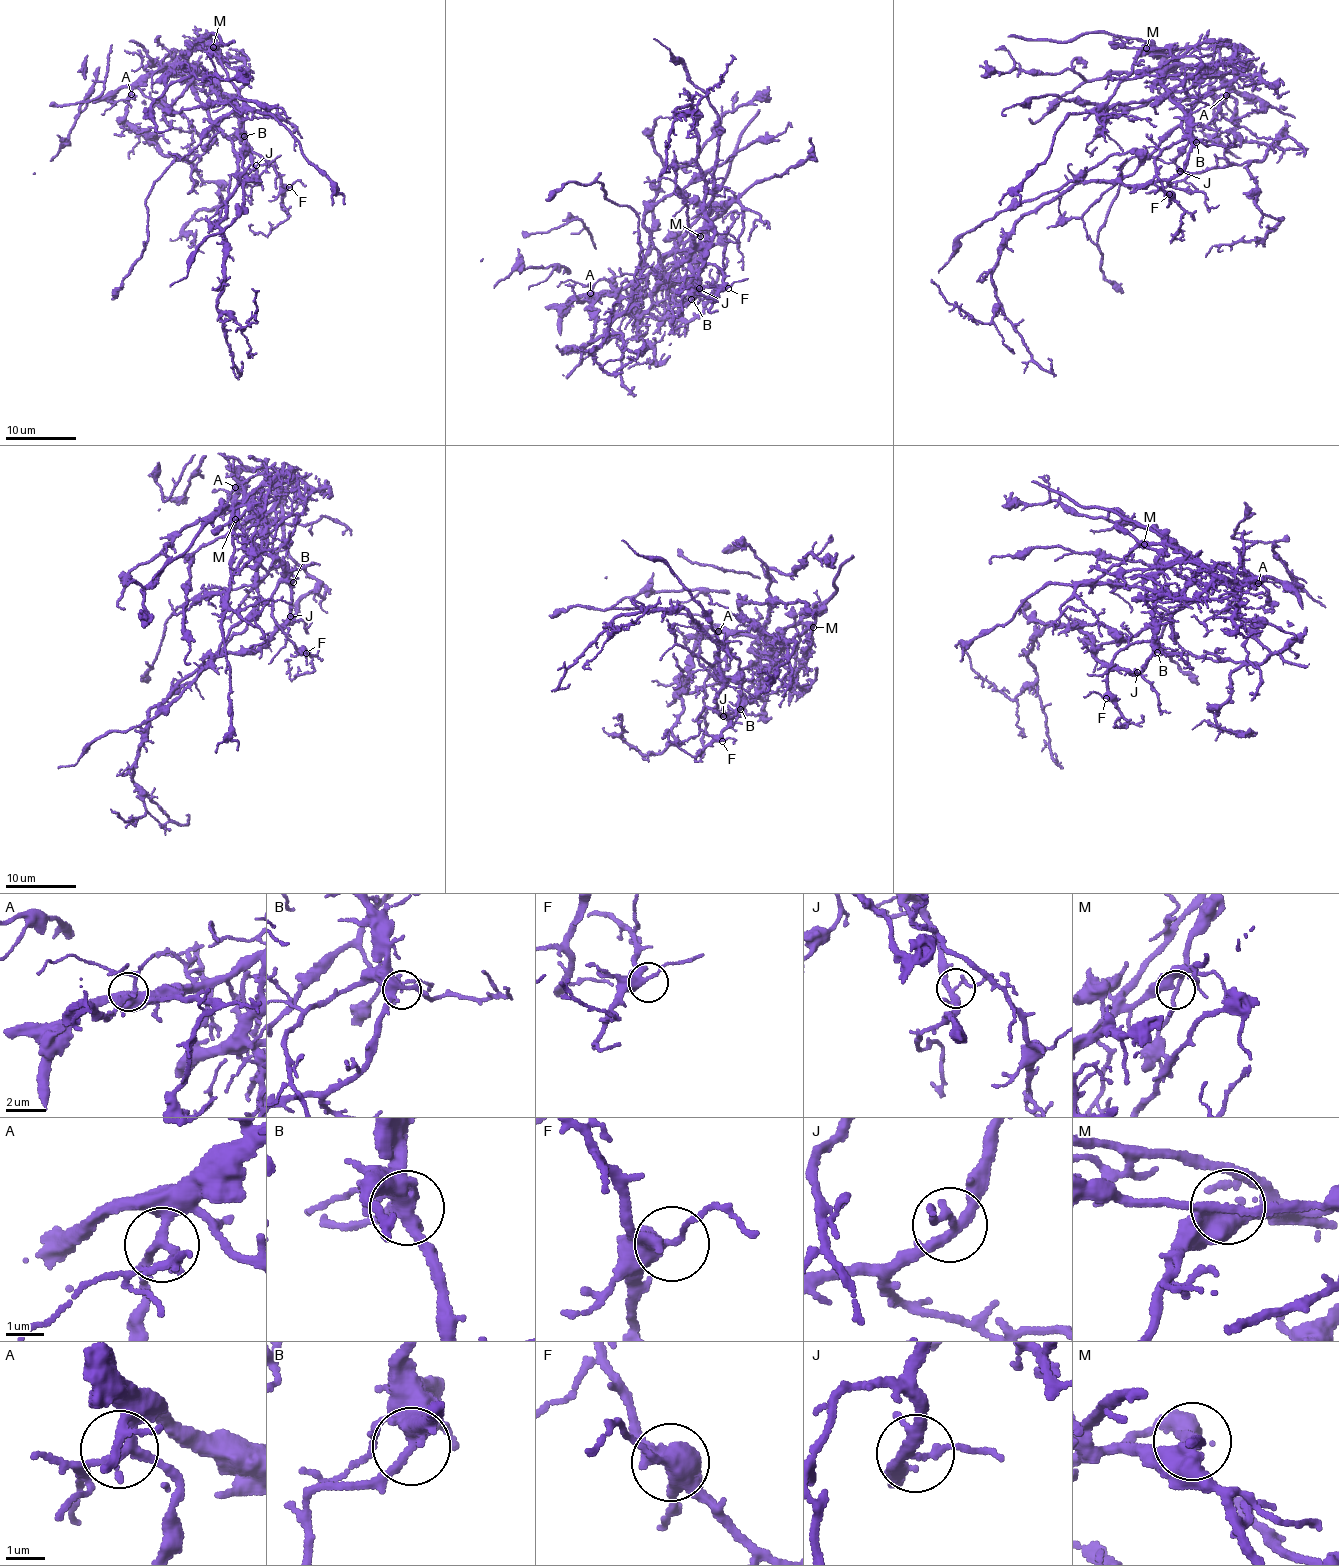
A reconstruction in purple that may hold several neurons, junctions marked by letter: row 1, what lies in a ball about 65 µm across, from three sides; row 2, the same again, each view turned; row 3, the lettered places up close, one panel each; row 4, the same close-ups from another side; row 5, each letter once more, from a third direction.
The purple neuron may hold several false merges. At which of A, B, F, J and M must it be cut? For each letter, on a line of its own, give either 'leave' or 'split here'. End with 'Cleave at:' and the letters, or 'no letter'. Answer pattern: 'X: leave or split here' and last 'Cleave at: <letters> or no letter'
A: leave
B: leave
F: leave
J: leave
M: split here
Cleave at: M

